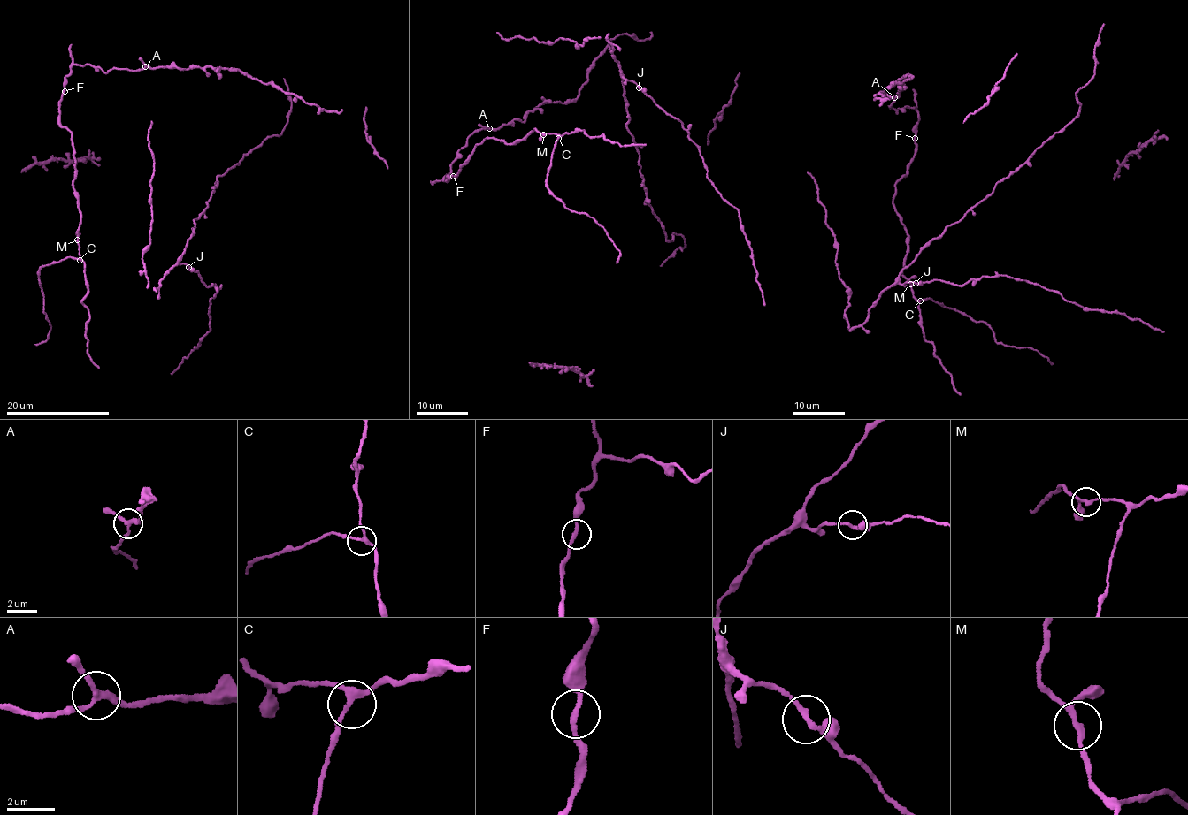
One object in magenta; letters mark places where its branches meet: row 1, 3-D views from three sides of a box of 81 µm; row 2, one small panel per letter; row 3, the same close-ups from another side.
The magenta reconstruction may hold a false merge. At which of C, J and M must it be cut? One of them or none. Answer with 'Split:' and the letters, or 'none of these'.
Split: none of these

